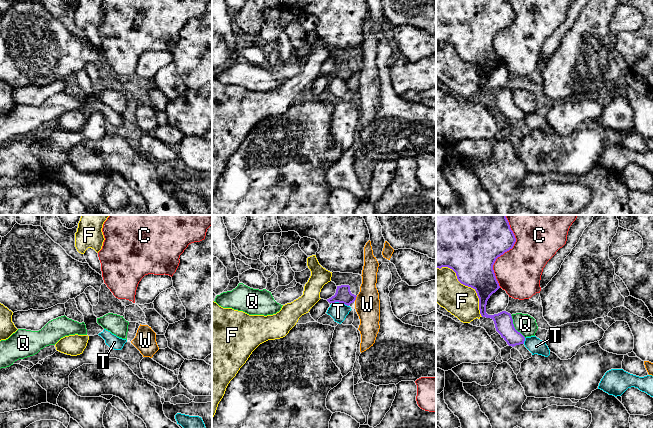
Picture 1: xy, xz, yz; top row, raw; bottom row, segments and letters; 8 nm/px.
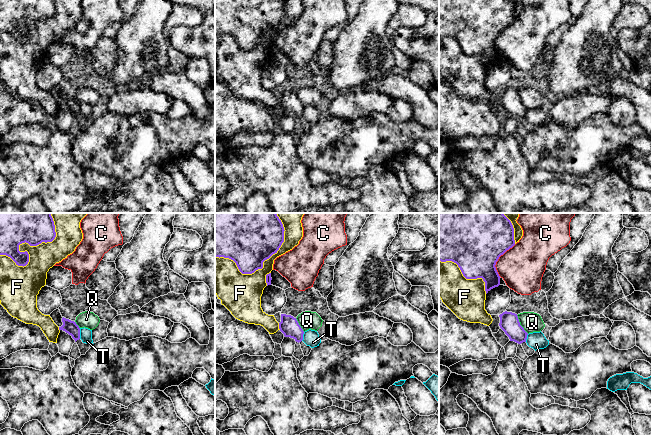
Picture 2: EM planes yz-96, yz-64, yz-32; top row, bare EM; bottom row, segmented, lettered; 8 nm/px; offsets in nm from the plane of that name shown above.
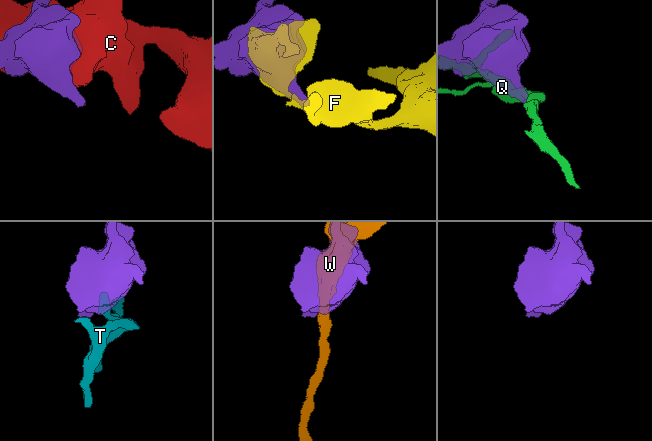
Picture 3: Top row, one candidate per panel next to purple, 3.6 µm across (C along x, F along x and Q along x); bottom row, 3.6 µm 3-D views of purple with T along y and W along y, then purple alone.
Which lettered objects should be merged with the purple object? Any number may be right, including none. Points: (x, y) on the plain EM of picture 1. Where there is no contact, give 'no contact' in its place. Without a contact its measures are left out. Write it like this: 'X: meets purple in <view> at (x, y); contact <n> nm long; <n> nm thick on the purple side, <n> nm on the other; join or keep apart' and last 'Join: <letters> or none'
C: meets purple in yz at (501, 30); contact 500 nm long; 420 nm thick on the purple side, 380 nm on the other; keep apart
F: meets purple in yz at (466, 61); contact 550 nm long; 380 nm thick on the purple side, 280 nm on the other; keep apart
Q: meets purple in yz at (514, 103); contact 220 nm long; 150 nm thick on the purple side, 160 nm on the other; keep apart
T: meets purple in xz at (340, 78); contact 140 nm long; 130 nm thick on the purple side, 140 nm on the other; keep apart
W: meets purple in xz at (355, 74); contact 50 nm long; 130 nm thick on the purple side, 200 nm on the other; keep apart
Join: none

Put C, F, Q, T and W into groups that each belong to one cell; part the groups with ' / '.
C / F / Q / T / W

